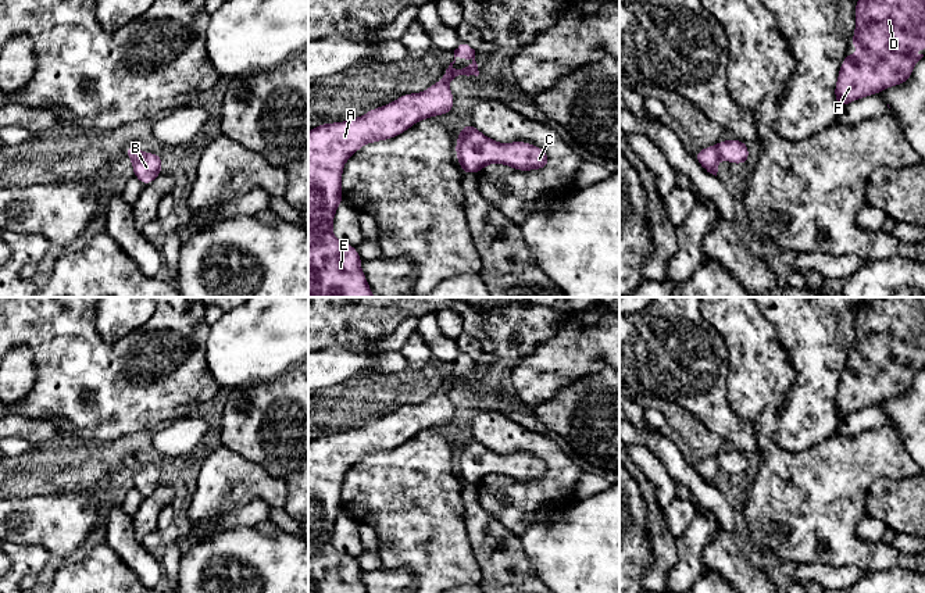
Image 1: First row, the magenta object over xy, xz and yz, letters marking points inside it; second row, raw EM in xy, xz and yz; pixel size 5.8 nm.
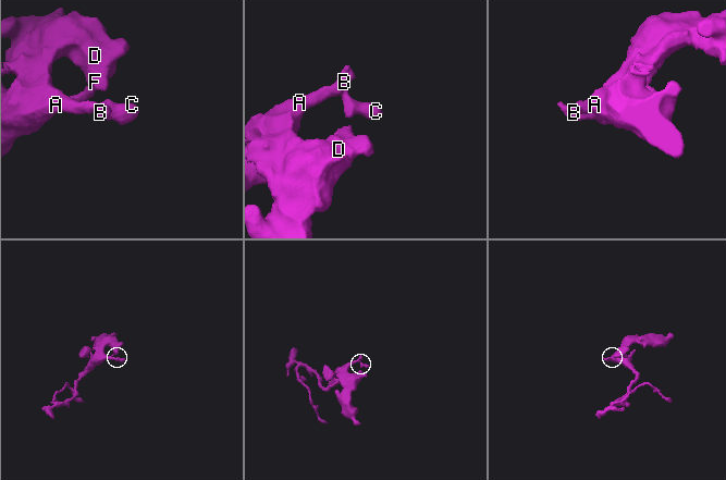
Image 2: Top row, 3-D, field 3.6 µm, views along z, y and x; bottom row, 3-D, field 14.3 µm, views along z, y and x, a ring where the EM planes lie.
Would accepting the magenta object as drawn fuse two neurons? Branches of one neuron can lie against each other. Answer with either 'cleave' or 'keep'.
keep

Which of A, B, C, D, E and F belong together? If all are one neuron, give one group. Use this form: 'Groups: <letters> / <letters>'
Groups: A B C D E F

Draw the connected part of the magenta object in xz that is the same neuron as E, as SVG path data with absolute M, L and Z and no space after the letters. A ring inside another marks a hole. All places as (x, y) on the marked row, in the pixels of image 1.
M460 42L457 49L454 50L454 61L450 62L449 68L446 69L446 72L443 74L442 79L439 82L436 82L435 85L432 85L431 87L428 87L426 90L424 90L422 93L407 93L399 99L396 99L394 101L382 106L382 107L376 107L368 112L365 112L364 115L358 117L358 118L351 118L347 119L344 122L332 122L332 124L321 124L315 128L312 128L308 132L308 297L375 297L371 292L371 287L367 282L367 278L364 275L364 272L361 271L361 258L360 254L357 251L357 249L354 246L350 246L344 242L340 242L335 237L333 232L332 232L332 224L333 224L333 218L335 218L335 212L336 208L343 203L343 196L342 196L342 172L343 172L343 167L347 161L349 157L351 157L356 151L358 151L364 144L367 143L374 143L374 142L379 142L379 140L388 140L392 137L399 136L400 133L403 133L404 131L410 129L414 124L417 124L418 121L422 121L425 118L433 118L435 115L442 115L442 114L449 114L451 112L453 107L454 107L454 96L451 93L451 90L449 89L447 83L457 78L457 76L462 76L462 75L479 75L478 71L478 64L475 61L475 50L472 49L472 46L467 42ZM456 58L471 58L472 60L472 65L471 67L465 67L465 68L458 68L457 71L453 69L453 64L456 62Z

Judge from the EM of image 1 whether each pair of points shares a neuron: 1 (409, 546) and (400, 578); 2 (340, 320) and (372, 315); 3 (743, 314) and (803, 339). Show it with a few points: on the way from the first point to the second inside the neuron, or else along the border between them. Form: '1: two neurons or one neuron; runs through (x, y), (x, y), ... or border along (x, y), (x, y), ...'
1: two neurons; border along (382, 567), (410, 568), (415, 578)
2: one neuron; runs through (349, 315), (364, 315)
3: two neurons; border along (763, 311), (774, 325), (779, 342), (789, 357)

